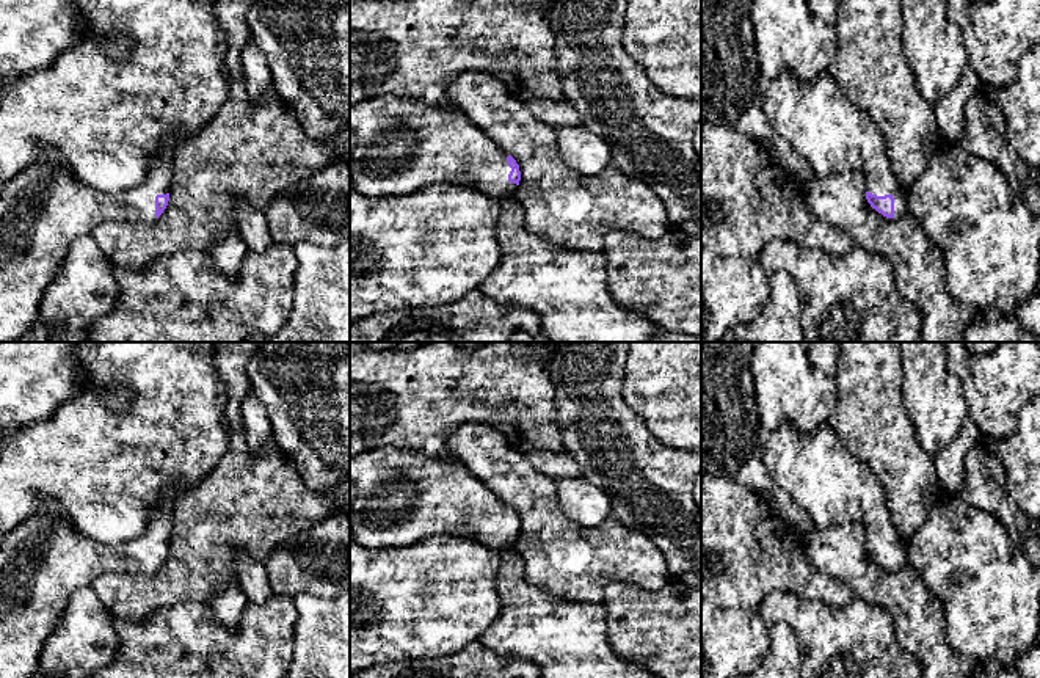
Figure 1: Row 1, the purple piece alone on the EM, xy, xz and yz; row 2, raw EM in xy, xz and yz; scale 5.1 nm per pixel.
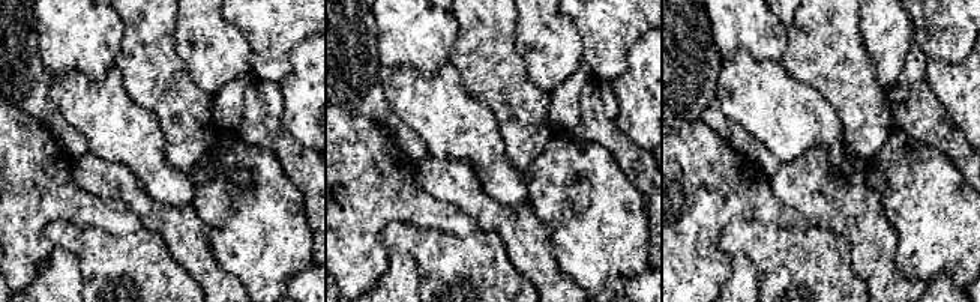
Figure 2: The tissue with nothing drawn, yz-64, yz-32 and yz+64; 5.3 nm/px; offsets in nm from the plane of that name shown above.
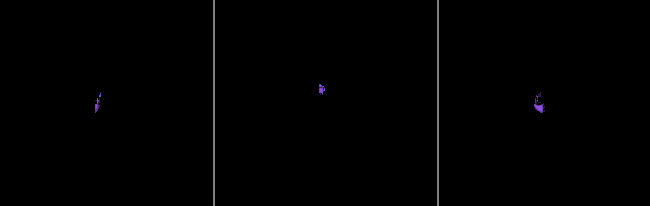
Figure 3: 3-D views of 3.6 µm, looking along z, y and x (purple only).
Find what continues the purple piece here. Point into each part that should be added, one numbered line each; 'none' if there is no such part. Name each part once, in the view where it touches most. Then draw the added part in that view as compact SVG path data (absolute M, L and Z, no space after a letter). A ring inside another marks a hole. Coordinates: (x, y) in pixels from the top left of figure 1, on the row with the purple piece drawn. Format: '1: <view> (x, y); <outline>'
1: yz (833, 135); M783 71L764 83L759 105L769 126L809 163L816 177L861 173L866 191L894 198L894 218L910 210L907 190L891 173L880 129L842 94L833 77L822 74L811 82L802 82L791 71Z

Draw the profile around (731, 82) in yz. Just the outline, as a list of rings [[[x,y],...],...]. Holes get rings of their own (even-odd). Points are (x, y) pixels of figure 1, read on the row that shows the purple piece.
[[[701,0],[701,121],[734,127],[745,110],[761,96],[764,82],[756,58],[750,22],[751,0]]]

